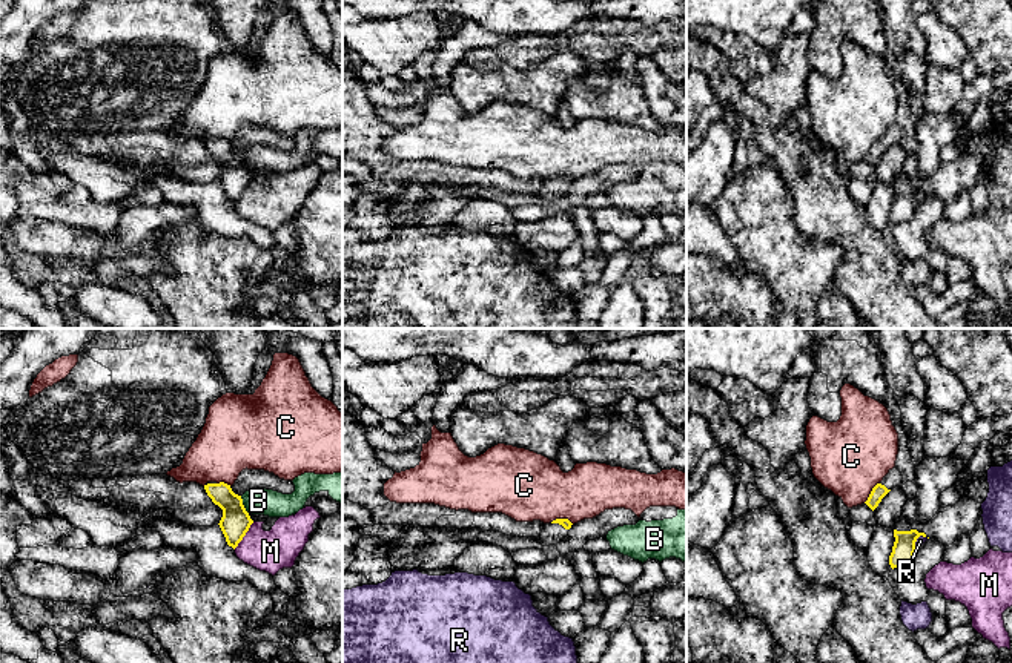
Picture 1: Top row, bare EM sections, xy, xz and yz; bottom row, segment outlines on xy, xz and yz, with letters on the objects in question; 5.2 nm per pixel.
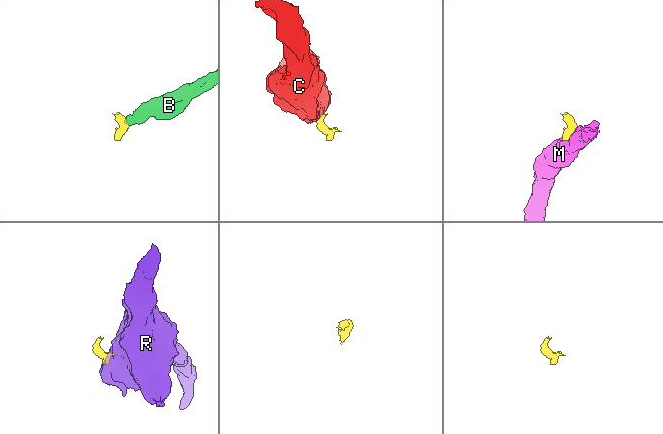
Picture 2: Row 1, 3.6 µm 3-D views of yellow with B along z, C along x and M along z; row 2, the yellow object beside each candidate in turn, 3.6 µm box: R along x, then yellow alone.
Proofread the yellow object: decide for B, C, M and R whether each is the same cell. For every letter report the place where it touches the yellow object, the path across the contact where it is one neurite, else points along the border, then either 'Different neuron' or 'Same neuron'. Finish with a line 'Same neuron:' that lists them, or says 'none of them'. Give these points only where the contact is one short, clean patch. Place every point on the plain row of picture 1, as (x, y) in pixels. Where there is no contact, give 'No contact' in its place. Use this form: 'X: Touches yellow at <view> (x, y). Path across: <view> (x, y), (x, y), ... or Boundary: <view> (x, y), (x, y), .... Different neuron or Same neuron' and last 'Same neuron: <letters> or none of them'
B: Touches yellow at xy (243, 161). Boundary: xy (240, 152), (248, 169). Different neuron
C: Touches yellow at yz (871, 149). Boundary: yz (879, 138), (863, 158). Different neuron
M: Touches yellow at xy (244, 191). Boundary: xy (254, 178), (234, 204). Different neuron
R: Touches yellow at yz (919, 192). Boundary: yz (928, 194), (920, 192), (914, 201). Different neuron
Same neuron: none of them

